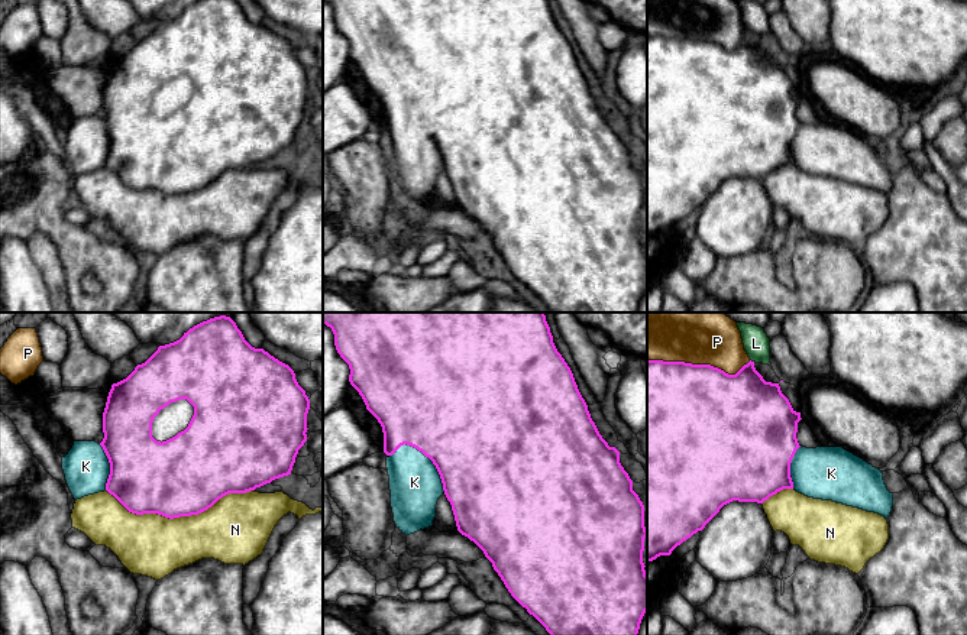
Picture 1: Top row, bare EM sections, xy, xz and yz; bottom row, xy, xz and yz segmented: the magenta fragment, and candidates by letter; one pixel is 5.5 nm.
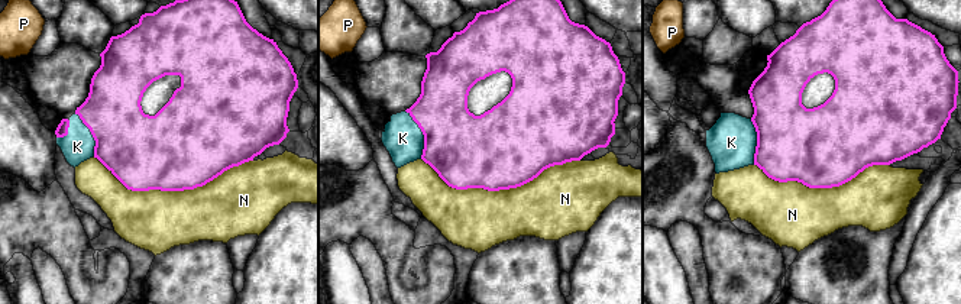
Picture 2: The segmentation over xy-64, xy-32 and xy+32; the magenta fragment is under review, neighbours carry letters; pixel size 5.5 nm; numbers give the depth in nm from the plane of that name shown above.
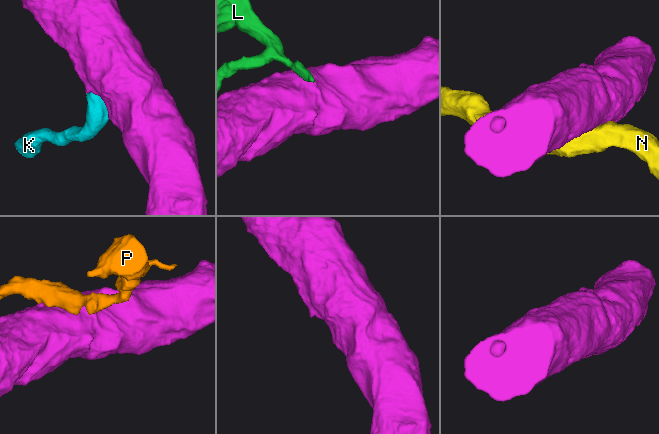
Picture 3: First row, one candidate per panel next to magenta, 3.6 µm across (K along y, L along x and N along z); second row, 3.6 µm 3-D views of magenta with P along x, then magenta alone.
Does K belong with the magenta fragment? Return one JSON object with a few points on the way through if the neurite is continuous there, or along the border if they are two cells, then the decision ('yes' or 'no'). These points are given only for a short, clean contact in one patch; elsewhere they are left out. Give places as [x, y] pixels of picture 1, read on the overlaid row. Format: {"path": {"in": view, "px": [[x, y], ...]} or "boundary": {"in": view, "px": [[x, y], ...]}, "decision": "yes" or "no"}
{"decision": "yes"}

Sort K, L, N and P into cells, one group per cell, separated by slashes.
K / L / N / P

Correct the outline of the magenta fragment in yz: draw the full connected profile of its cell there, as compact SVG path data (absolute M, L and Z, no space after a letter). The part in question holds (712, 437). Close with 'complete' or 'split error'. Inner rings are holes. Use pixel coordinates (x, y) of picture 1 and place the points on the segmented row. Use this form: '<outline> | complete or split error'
M647 360L647 563L660 555L670 555L677 545L698 531L702 531L724 505L732 500L763 503L783 489L795 489L808 498L832 500L867 512L874 512L887 519L893 506L893 493L887 490L883 473L843 447L802 447L796 438L798 422L801 419L801 412L796 412L792 408L789 399L782 393L779 383L766 382L756 370L754 362L751 360L735 375L728 375L711 365Z | split error

